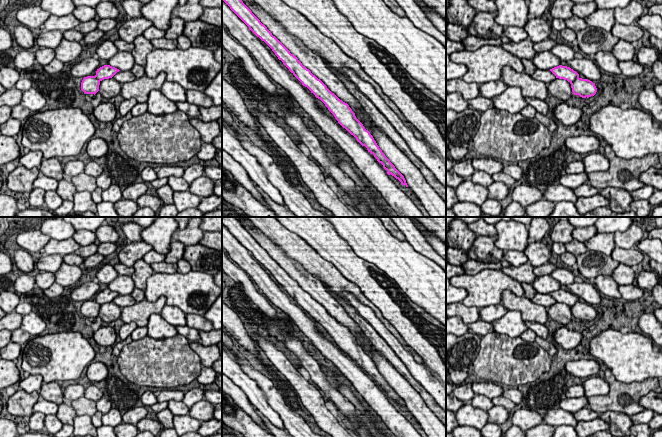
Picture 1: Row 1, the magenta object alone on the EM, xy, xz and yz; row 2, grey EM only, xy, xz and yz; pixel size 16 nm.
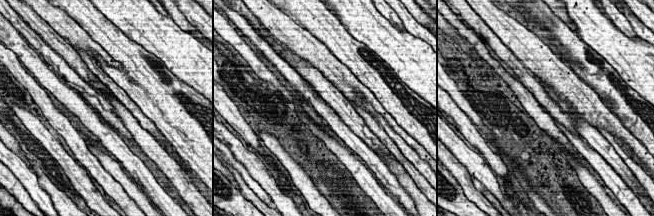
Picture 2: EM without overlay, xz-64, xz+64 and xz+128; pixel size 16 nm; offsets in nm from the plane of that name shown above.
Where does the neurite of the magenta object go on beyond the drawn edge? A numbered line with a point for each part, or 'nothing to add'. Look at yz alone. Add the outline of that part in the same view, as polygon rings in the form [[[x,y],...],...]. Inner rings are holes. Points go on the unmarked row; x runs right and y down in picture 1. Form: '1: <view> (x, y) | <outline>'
nothing to add

